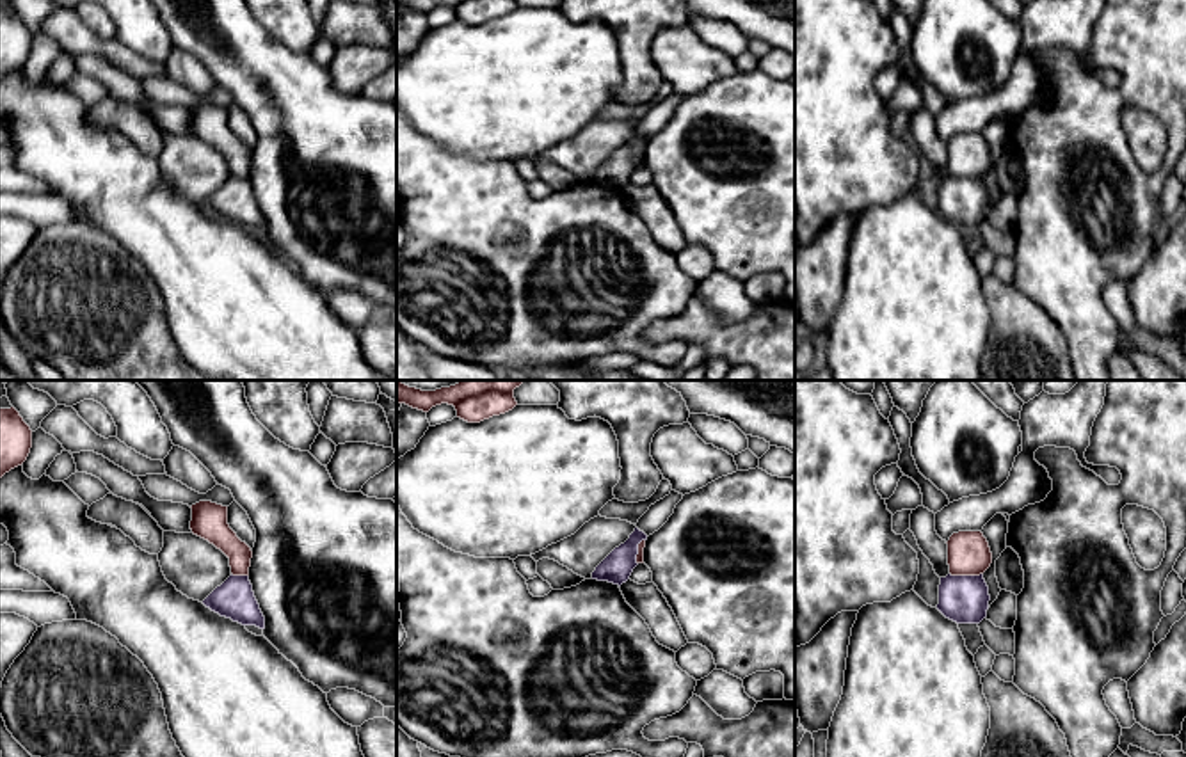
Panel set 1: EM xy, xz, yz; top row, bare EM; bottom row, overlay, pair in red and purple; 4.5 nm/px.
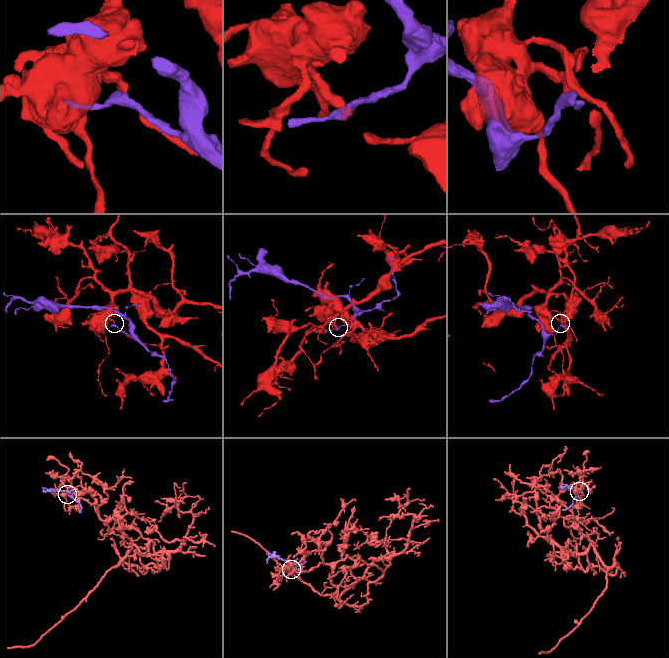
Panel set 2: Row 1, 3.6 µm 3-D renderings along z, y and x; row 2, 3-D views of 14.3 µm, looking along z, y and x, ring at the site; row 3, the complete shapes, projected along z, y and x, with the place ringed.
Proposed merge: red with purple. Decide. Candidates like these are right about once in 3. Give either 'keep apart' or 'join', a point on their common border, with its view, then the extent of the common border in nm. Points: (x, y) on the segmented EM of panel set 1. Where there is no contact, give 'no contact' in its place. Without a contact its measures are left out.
keep apart; contact yz (966, 574); length 150 nm

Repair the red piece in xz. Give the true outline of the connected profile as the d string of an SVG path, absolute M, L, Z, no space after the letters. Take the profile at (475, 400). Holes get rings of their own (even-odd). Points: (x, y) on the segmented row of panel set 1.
M397 380L397 402L429 412L432 407L448 403L457 418L468 423L480 423L493 416L512 410L517 402L514 389L525 380L461 380L455 386L436 391L421 391Z

